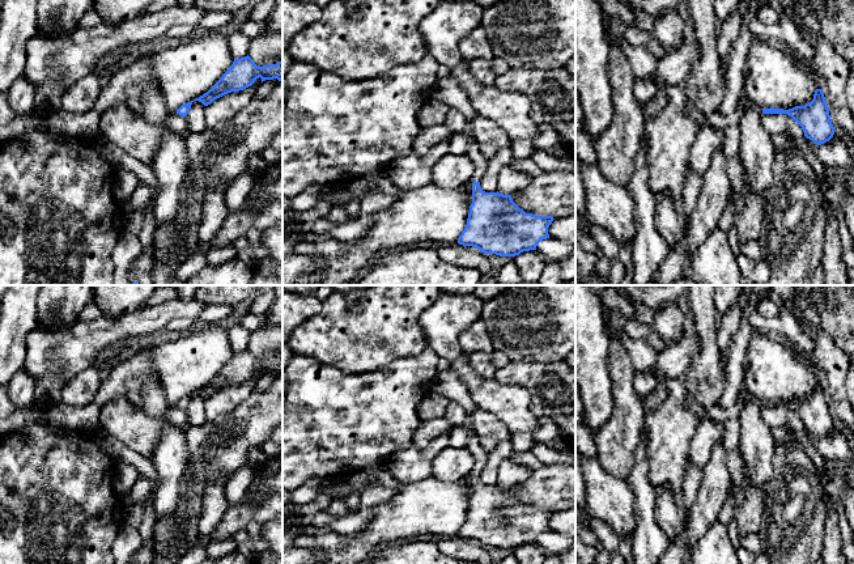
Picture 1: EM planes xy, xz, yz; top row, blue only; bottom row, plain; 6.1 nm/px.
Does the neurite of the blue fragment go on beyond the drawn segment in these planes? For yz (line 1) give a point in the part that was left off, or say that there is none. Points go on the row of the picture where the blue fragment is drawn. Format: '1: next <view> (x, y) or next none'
1: next none

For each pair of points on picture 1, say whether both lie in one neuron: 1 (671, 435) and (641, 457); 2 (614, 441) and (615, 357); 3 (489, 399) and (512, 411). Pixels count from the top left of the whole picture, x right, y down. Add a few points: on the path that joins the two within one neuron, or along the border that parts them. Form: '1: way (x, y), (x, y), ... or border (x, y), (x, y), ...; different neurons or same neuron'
1: border (646, 422), (648, 479), (651, 483); different neurons
2: way (623, 420), (623, 378); same neuron
3: way (495, 399), (500, 399), (506, 406); same neuron

